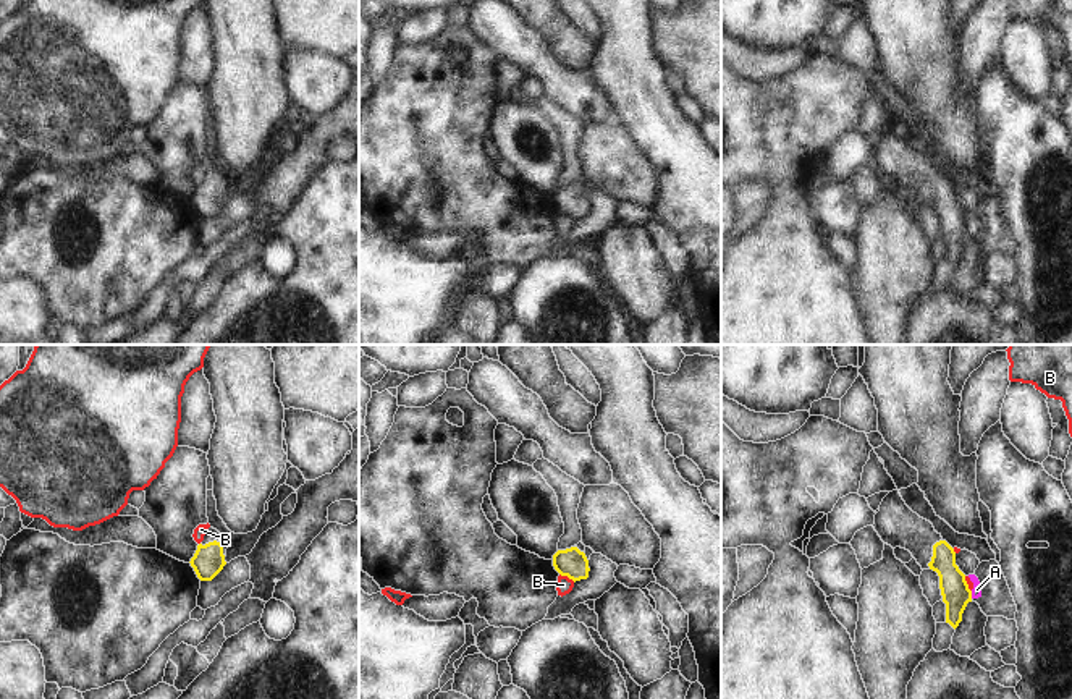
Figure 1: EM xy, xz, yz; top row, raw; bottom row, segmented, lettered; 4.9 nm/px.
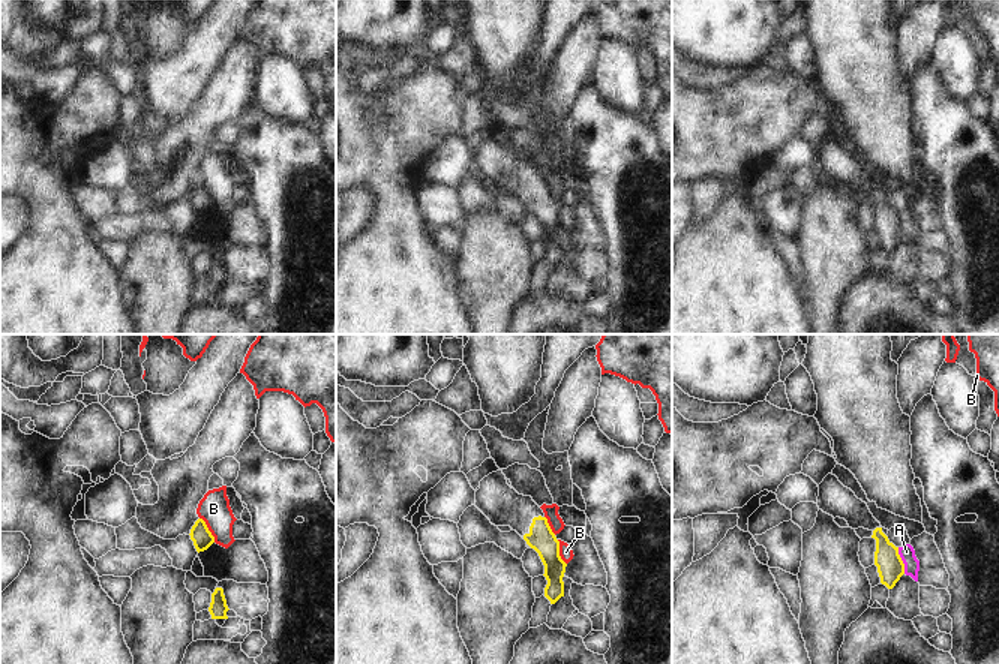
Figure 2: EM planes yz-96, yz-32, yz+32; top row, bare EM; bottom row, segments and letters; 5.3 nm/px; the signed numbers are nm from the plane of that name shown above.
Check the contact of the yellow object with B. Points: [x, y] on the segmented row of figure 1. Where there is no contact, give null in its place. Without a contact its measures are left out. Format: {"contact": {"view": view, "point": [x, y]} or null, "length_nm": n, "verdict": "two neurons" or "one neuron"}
{"contact": {"view": "xz", "point": [568, 576]}, "length_nm": 90, "verdict": "two neurons"}

